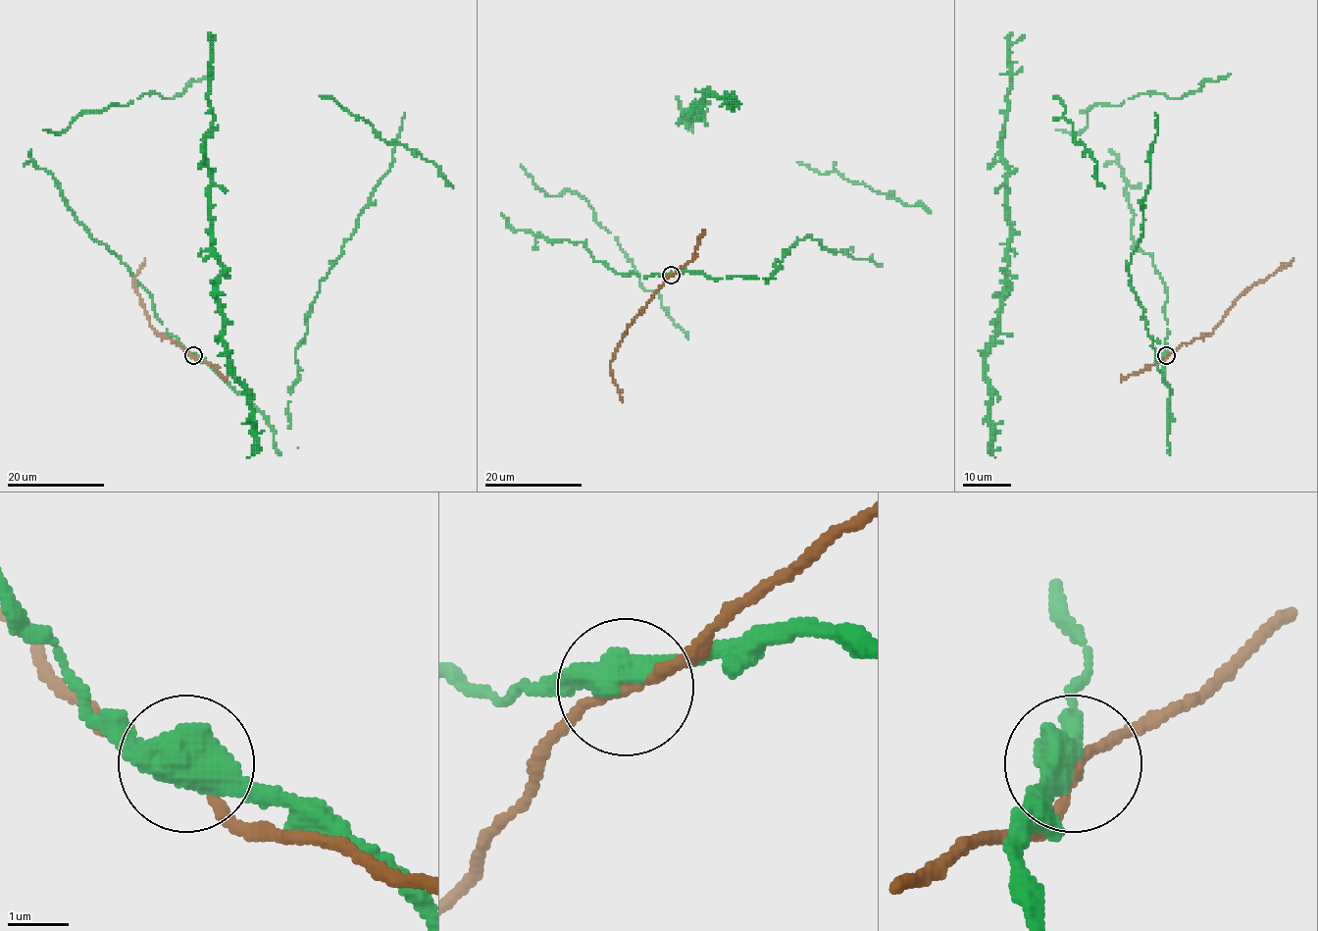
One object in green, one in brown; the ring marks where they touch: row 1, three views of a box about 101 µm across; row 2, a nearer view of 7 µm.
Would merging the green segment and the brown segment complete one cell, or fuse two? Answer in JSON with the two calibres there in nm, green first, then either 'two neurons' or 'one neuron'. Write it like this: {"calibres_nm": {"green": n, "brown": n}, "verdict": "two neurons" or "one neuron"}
{"calibres_nm": {"green": 550, "brown": 140}, "verdict": "two neurons"}

